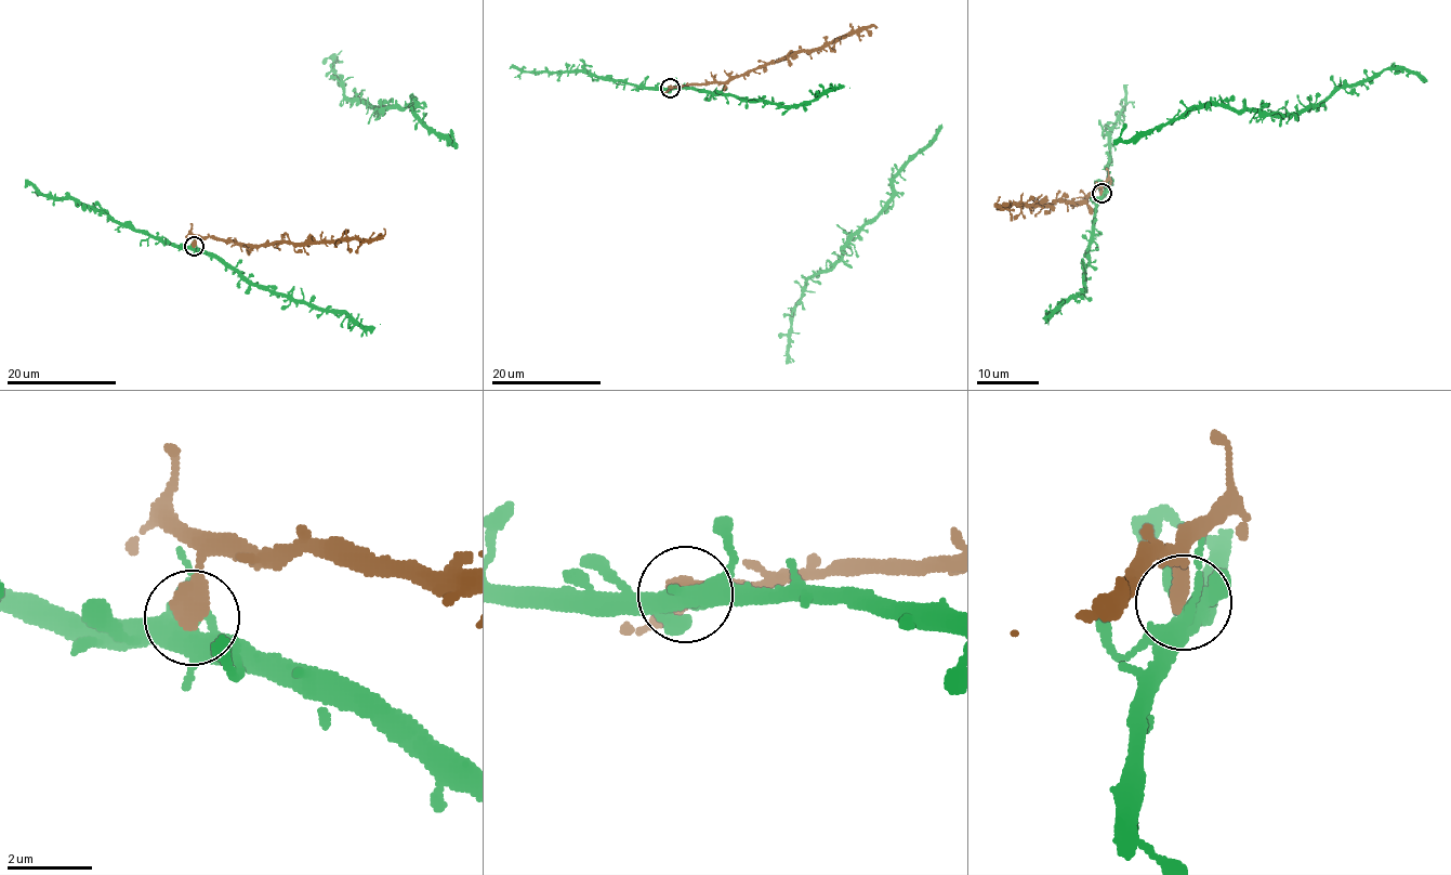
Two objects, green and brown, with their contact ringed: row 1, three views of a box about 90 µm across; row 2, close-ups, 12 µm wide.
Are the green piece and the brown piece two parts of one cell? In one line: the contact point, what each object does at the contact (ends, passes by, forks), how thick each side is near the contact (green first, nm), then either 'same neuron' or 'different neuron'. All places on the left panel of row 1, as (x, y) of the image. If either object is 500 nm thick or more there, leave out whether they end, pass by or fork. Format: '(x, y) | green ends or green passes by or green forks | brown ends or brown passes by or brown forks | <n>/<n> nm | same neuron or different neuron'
(194, 246) | 400/500 nm | same neuron

